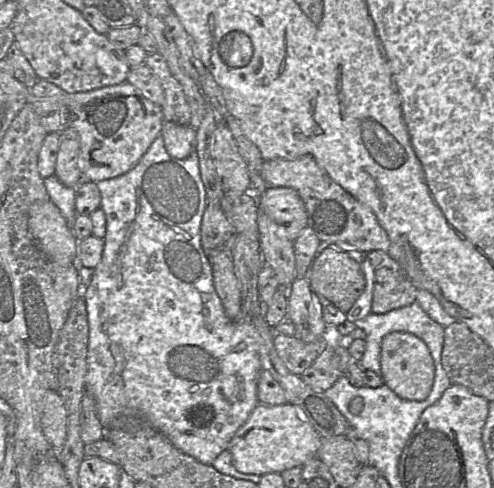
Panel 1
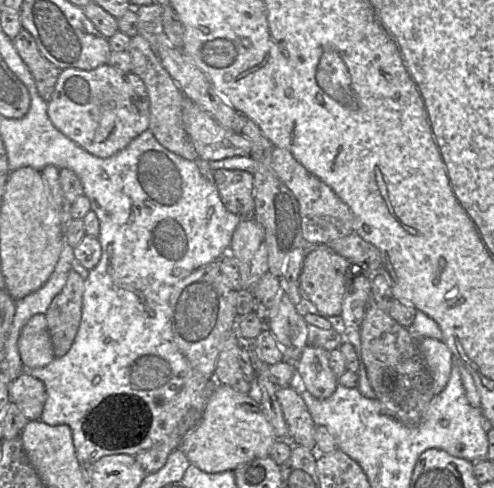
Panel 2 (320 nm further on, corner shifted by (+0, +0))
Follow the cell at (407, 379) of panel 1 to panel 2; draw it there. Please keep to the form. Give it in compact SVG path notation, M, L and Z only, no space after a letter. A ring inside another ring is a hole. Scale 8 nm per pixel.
M418 338L419 350L433 383L433 393L438 395L447 385L454 357L443 340Z

